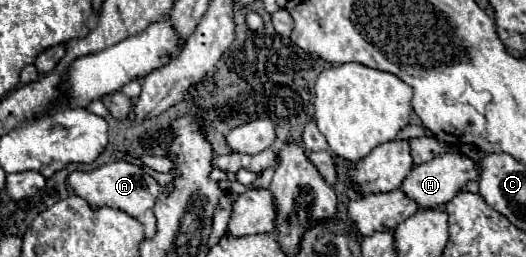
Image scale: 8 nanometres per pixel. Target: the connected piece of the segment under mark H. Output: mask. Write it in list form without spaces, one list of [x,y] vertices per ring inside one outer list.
[[[448,152],[448,154],[436,156],[434,160],[426,162],[426,164],[414,166],[412,172],[406,176],[406,180],[402,182],[400,190],[406,196],[410,196],[410,200],[414,200],[422,210],[430,210],[430,208],[442,206],[448,200],[452,200],[456,196],[456,192],[466,186],[468,180],[478,180],[478,170],[476,170],[474,160],[472,158],[466,158],[462,154]]]

